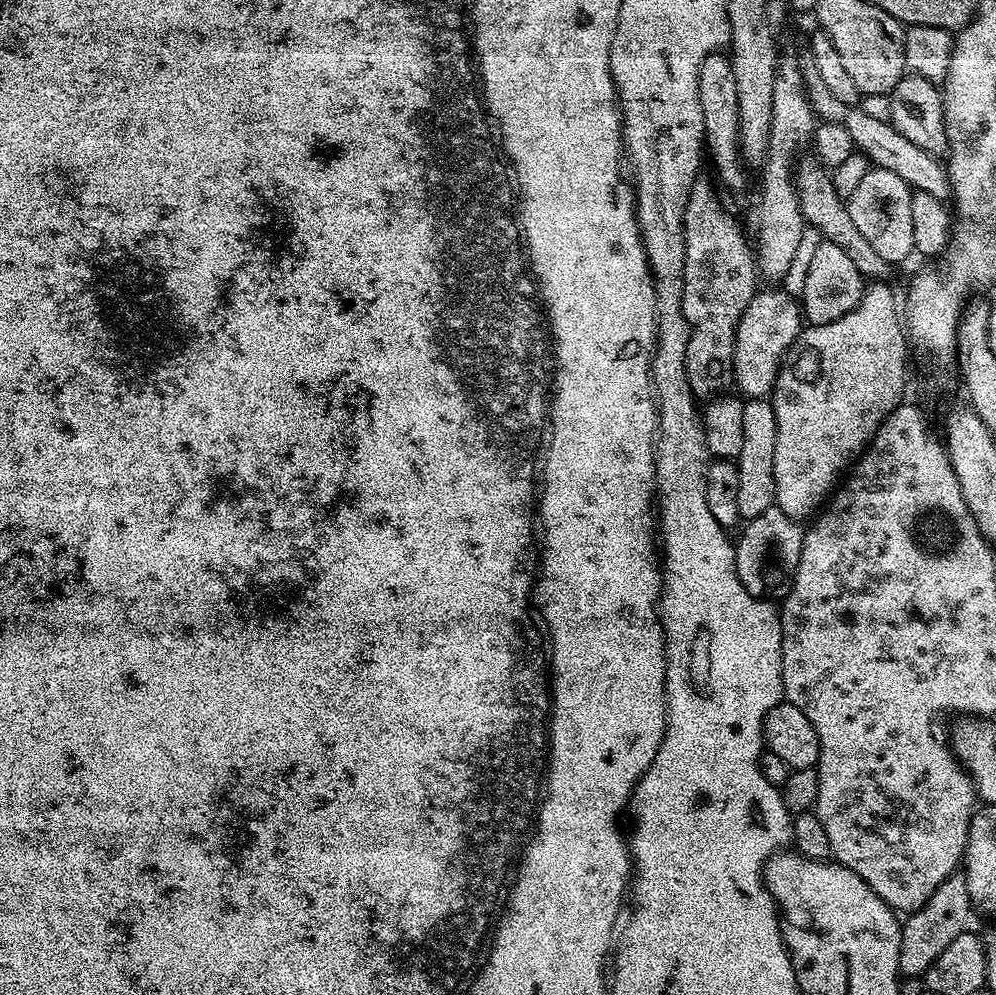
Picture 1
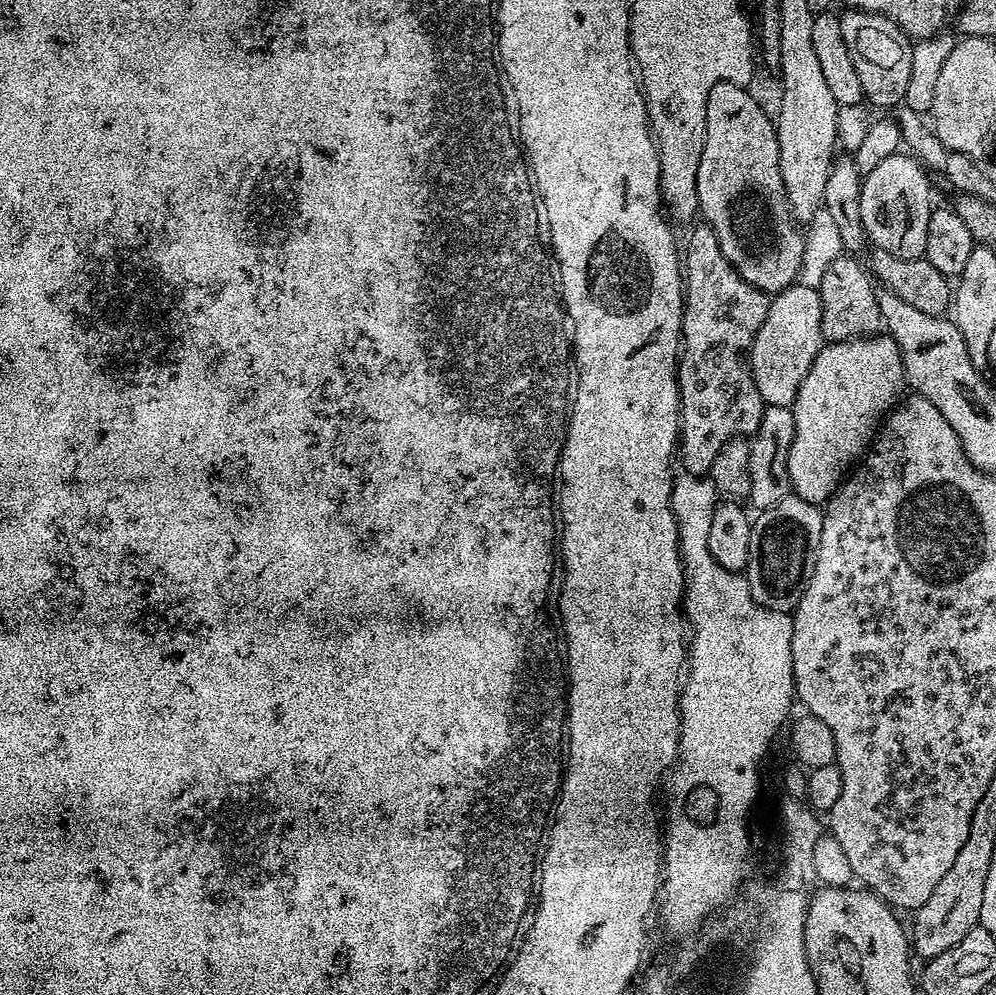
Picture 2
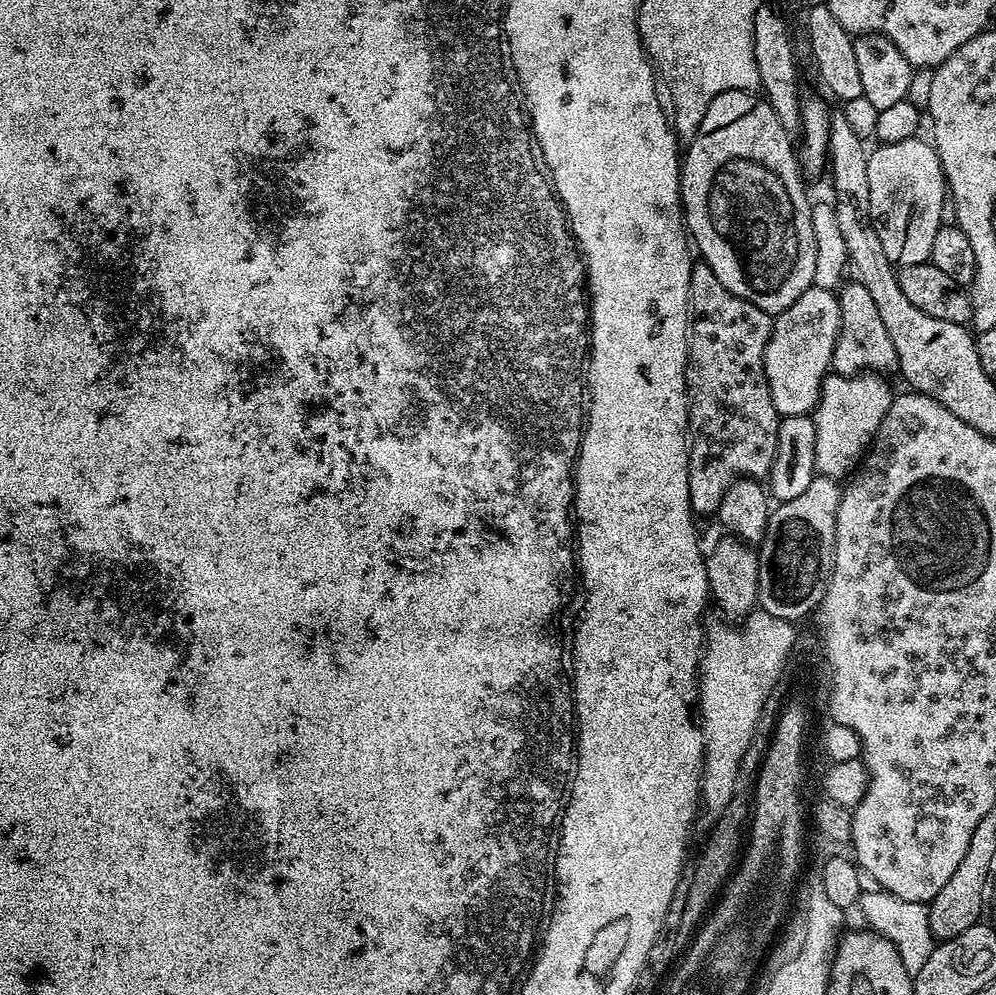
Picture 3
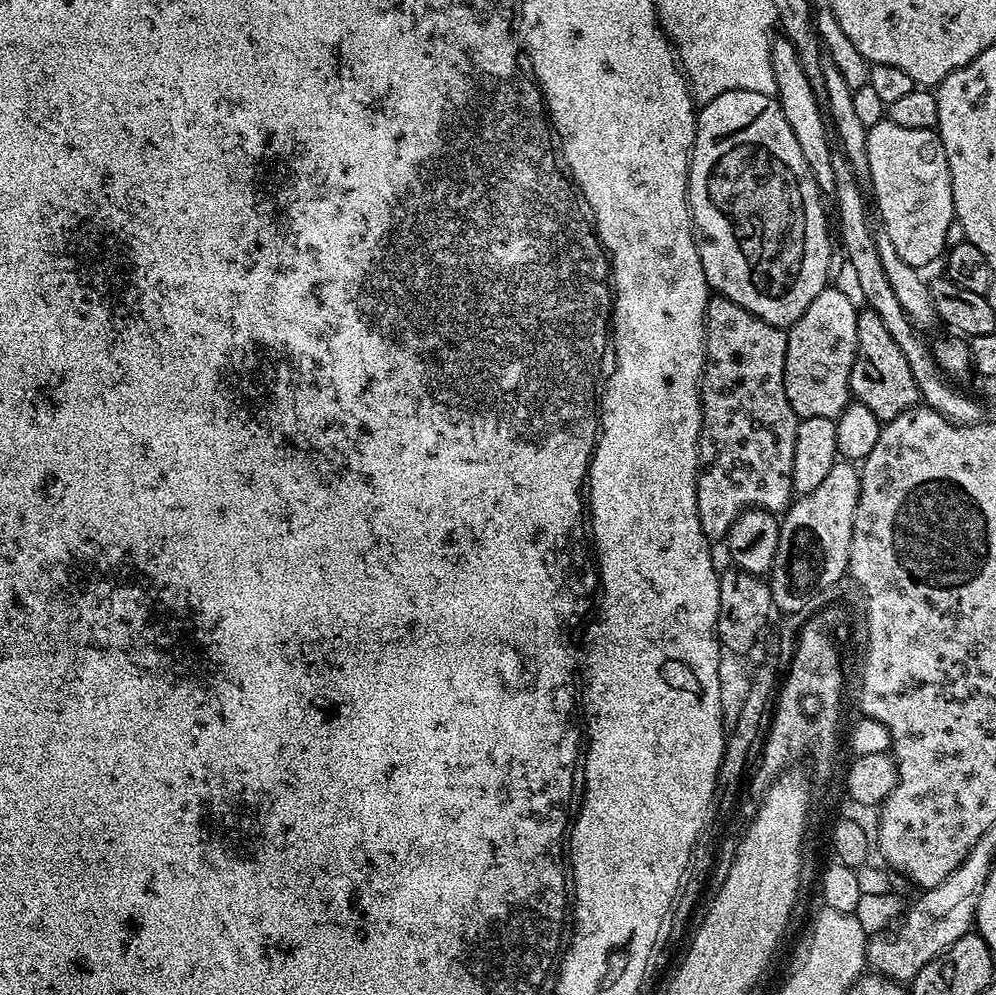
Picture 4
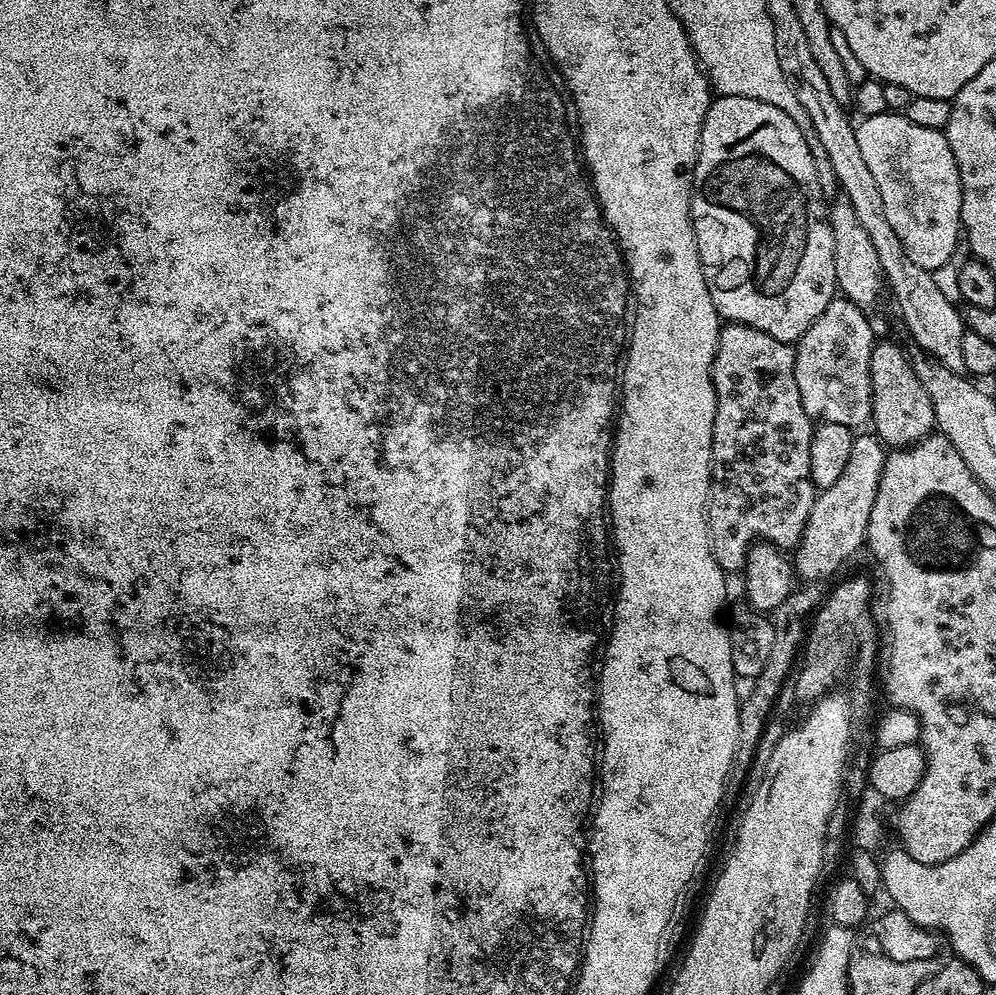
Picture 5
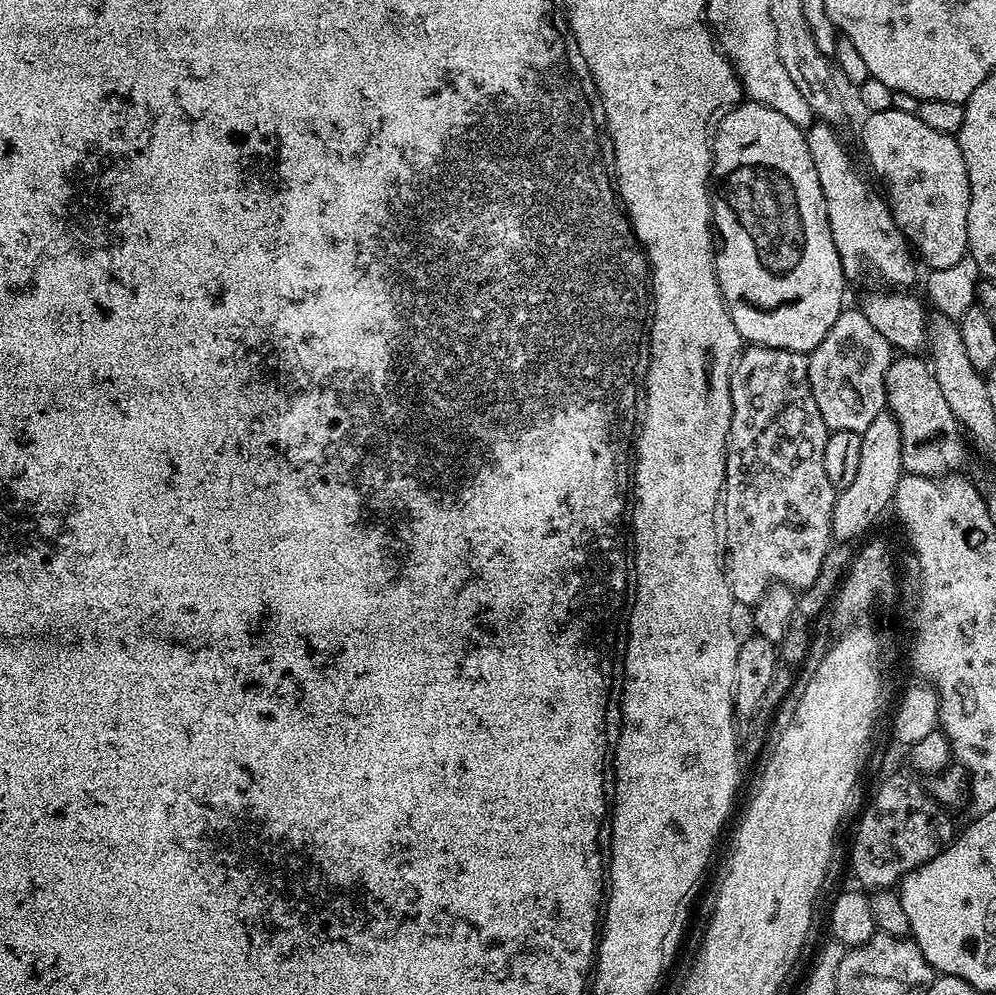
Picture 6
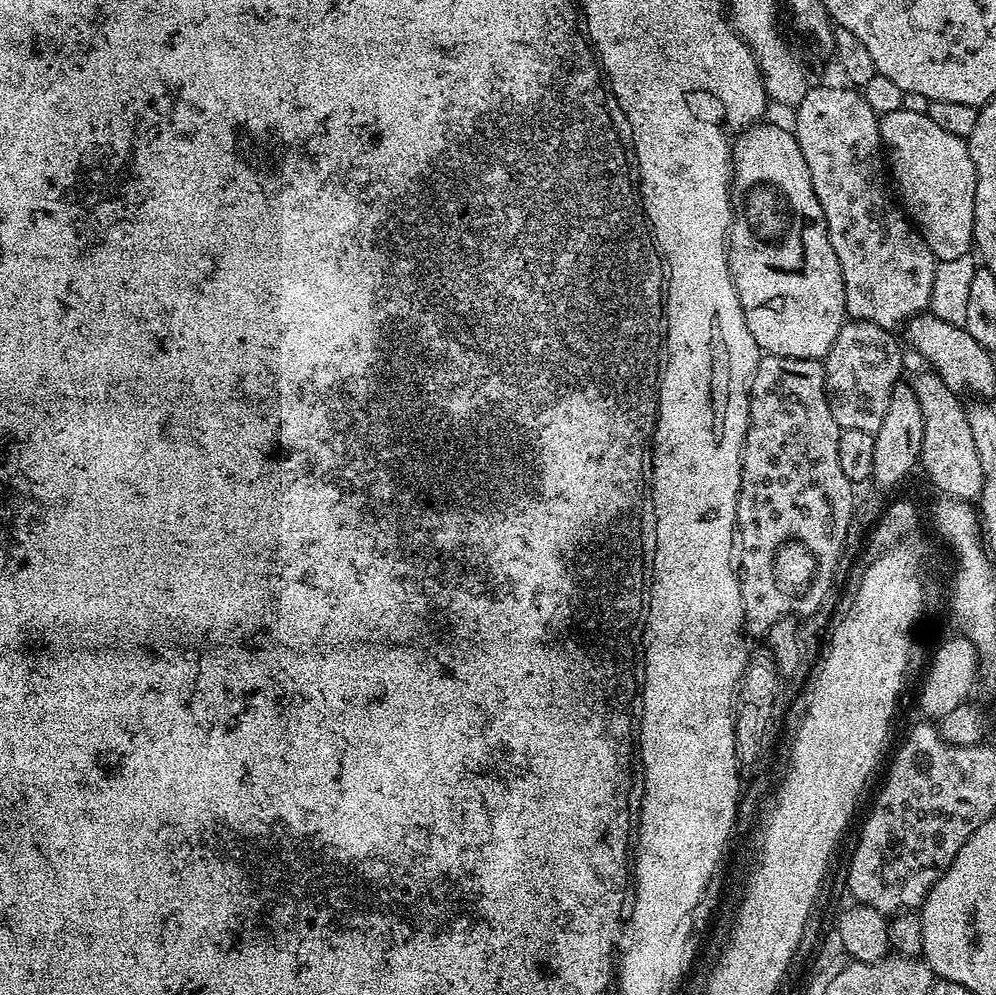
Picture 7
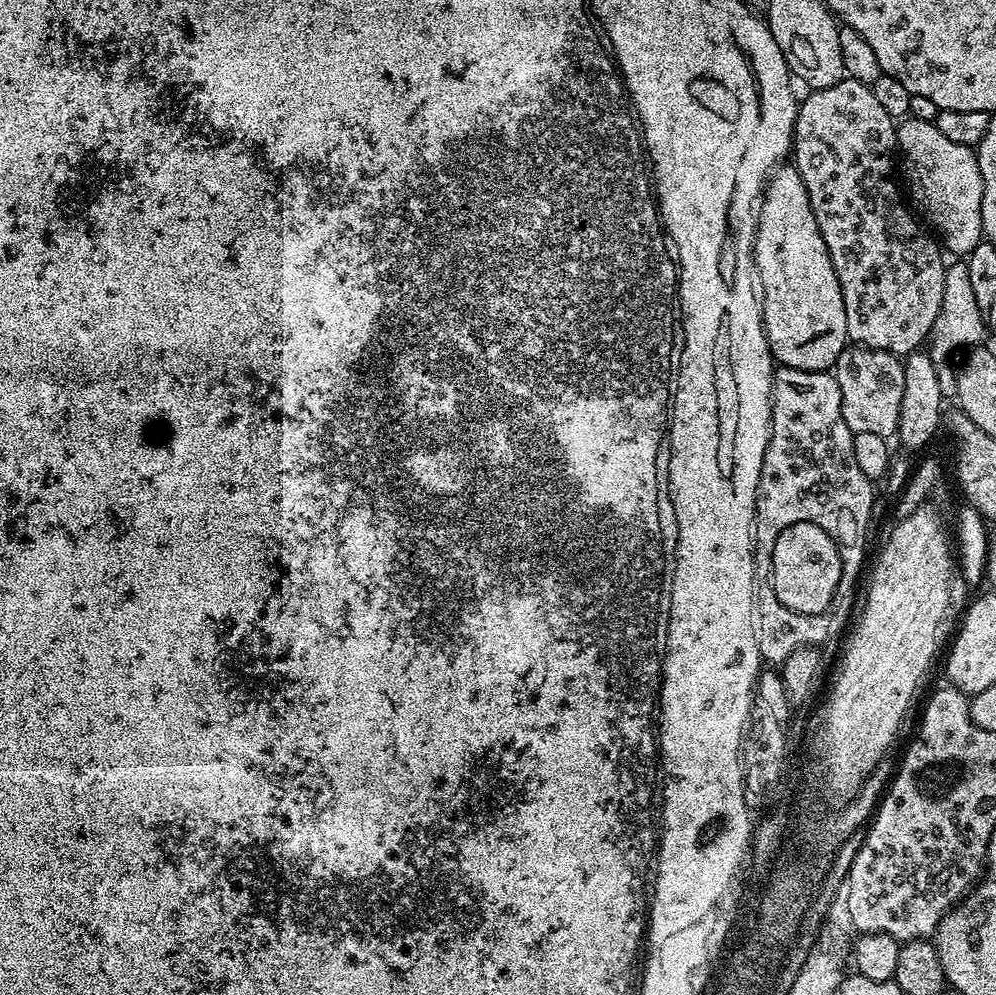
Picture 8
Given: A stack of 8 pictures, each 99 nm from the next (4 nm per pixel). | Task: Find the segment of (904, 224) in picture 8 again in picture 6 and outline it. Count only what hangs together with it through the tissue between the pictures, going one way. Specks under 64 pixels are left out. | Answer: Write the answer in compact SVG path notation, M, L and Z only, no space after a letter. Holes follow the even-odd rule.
M814 122L806 129L808 149L818 170L818 182L826 198L826 214L844 275L852 281L863 272L873 272L888 283L885 285L912 286L908 284L915 282L918 265L914 249L902 230L898 230L885 197L864 181L863 174L856 169L847 146L836 132L839 131L833 125L823 122Z

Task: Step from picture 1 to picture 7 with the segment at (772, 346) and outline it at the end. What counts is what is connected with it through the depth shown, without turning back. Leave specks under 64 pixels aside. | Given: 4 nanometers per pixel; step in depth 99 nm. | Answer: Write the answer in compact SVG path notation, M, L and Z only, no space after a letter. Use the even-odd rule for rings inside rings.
M849 319L840 327L834 346L830 346L822 363L824 366L824 392L828 395L830 414L843 430L866 430L873 434L882 426L886 406L894 386L901 383L900 371L904 368L904 356L893 333L865 320Z

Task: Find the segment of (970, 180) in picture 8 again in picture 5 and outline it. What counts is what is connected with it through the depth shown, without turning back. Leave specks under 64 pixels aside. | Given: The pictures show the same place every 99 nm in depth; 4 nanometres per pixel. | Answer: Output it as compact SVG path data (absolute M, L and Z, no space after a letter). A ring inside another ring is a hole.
M891 110L863 117L856 124L856 137L862 150L862 158L866 158L870 174L874 174L878 194L882 194L886 218L890 221L894 234L898 234L898 242L902 242L906 258L932 273L935 268L951 258L957 244L962 240L962 190L958 162L954 162L954 150L950 150L950 142L945 138L943 131L926 130L926 126L910 122L908 115Z

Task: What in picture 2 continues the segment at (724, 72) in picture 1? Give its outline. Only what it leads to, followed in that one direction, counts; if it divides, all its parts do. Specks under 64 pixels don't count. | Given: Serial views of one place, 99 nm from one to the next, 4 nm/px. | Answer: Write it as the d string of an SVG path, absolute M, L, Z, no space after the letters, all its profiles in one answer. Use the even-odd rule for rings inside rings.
M718 82L710 90L706 98L706 142L702 146L702 162L698 162L697 186L698 202L700 203L698 212L703 223L712 228L718 240L718 246L722 248L722 254L726 254L726 262L739 274L750 286L754 286L765 294L775 294L781 292L783 288L790 288L797 283L800 275L800 263L803 258L804 233L798 227L791 224L790 209L786 203L784 187L780 181L780 171L778 170L778 140L776 138L776 126L771 115L764 113L764 108L748 93L747 87L731 84L730 82Z

